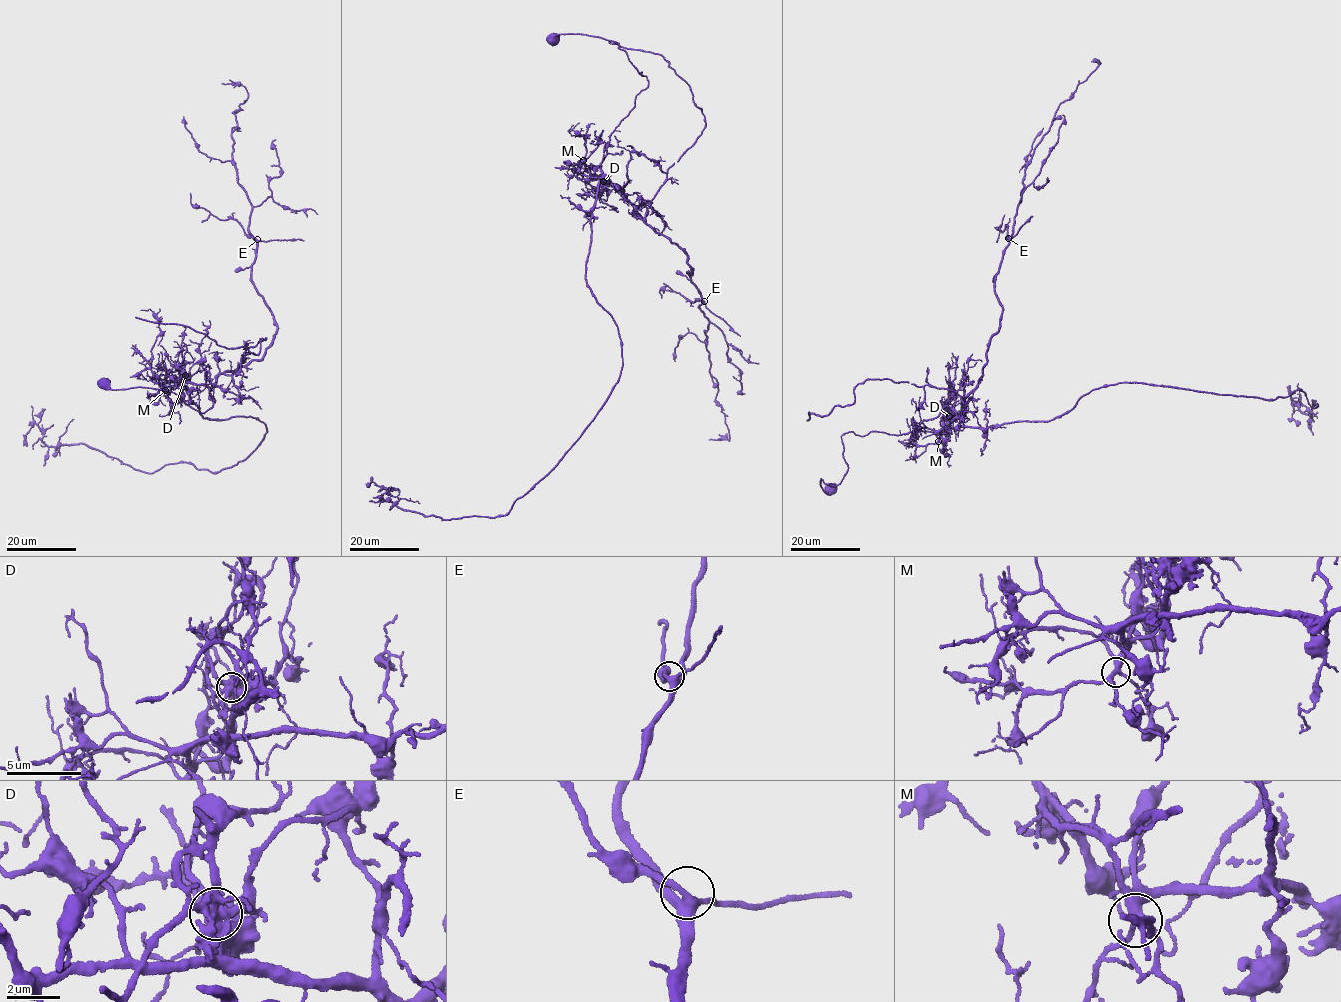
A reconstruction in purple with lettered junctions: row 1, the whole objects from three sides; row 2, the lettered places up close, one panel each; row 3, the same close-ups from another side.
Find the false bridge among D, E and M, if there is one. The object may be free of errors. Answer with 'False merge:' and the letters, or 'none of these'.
False merge: D

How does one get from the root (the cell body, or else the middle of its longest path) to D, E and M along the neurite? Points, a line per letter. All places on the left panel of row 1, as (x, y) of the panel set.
D: (103, 381), (114, 390), (169, 390), (203, 413), (213, 403), (205, 381), (208, 366), (170, 386), (185, 375)
E: (103, 381), (211, 407), (207, 365), (170, 386), (208, 387), (263, 358), (277, 323), (251, 279), (257, 239)
M: (103, 381), (114, 390), (169, 390), (201, 413), (213, 405), (205, 381), (207, 365), (165, 390)

